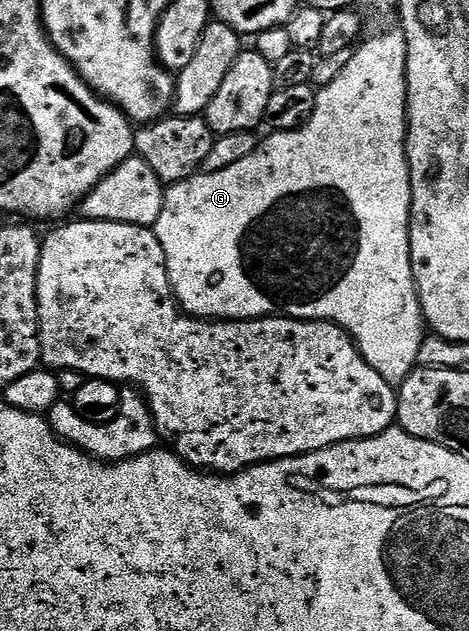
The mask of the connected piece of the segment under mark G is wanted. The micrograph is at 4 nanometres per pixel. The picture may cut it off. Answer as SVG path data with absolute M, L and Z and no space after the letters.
M400 29L385 31L374 39L367 39L356 48L354 56L339 77L318 90L315 113L311 121L294 131L274 131L266 134L266 139L264 136L258 142L251 157L231 165L231 169L223 169L223 173L198 173L189 179L168 184L165 187L163 213L159 213L159 221L151 230L165 254L165 268L169 274L169 283L173 286L173 297L184 314L214 321L284 317L336 323L349 334L367 365L371 365L371 369L375 369L375 373L379 373L383 381L400 385L418 366L419 345L423 338L421 302L417 296L417 283L413 280L409 252L409 214L413 194L409 157L405 154L409 102L409 90L405 84L407 45L405 32Z

